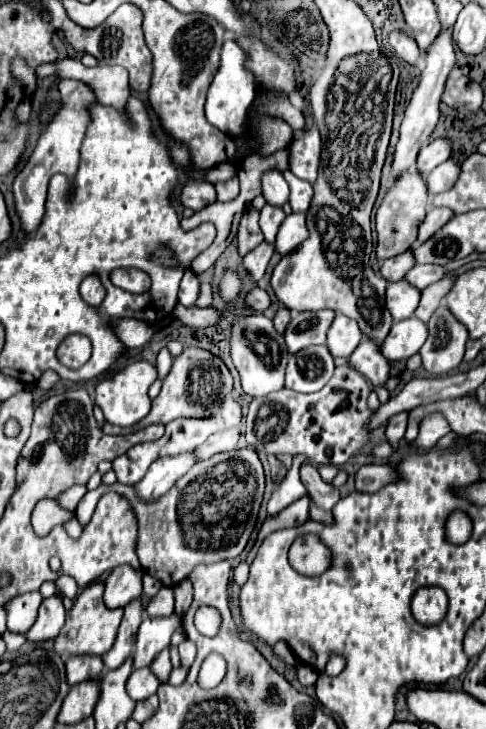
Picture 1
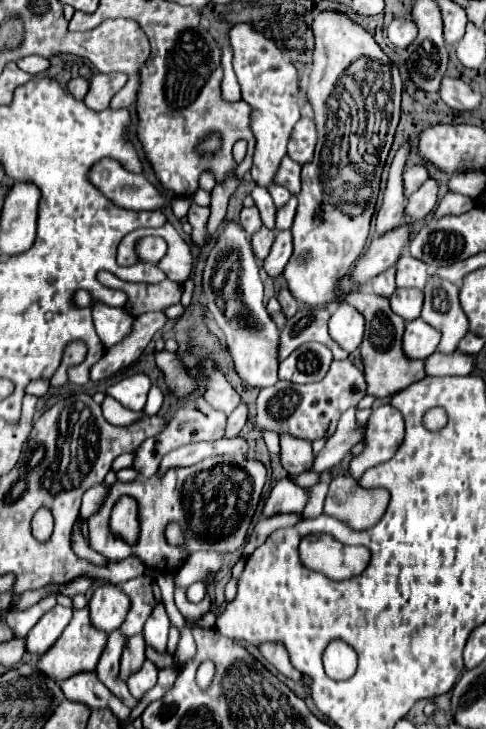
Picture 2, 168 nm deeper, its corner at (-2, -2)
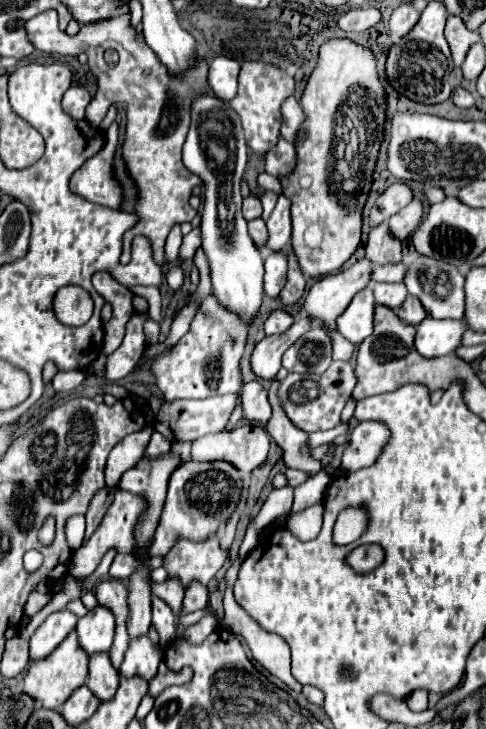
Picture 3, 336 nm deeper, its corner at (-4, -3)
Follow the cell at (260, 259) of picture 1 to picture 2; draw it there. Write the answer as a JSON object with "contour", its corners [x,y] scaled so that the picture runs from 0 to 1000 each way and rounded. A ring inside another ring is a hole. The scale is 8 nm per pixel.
{"contour":[[[539,311],[531,320],[519,322],[519,342],[523,342],[523,350],[543,358],[543,353],[551,353],[556,347],[556,339],[564,333],[564,317]]]}

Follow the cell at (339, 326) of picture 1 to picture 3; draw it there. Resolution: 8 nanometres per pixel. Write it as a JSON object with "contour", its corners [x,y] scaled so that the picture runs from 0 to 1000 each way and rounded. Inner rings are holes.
{"contour":[[[761,390],[724,409],[712,428],[695,436],[695,455],[708,464],[716,464],[724,472],[741,472],[749,464],[765,458],[770,422],[774,422],[774,414],[770,414],[765,390]]]}

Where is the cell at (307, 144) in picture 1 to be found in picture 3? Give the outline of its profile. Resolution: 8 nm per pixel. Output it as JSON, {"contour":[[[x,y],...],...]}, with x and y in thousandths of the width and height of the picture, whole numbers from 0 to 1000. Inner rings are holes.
{"contour":[[[597,132],[588,137],[588,143],[580,143],[580,176],[576,184],[593,192],[593,195],[609,195],[609,184],[617,178],[617,170],[626,167],[626,154],[613,143],[613,137],[605,132]]]}

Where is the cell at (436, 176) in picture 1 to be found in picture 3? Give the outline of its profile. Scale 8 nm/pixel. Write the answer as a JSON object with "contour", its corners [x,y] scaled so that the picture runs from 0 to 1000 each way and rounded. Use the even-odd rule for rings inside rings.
{"contour":[[[848,274],[835,285],[827,285],[823,291],[815,291],[798,310],[802,310],[802,321],[815,324],[819,329],[835,329],[852,313],[864,307],[868,302],[868,291],[872,291],[872,277],[868,274]]]}

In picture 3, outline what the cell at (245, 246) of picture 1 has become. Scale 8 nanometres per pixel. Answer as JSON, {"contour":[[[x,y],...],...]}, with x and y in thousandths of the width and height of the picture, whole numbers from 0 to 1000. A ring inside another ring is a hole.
{"contour":[[[514,263],[510,272],[502,272],[498,291],[502,291],[506,302],[523,302],[523,299],[531,299],[539,294],[539,280],[535,280],[535,274],[519,263]]]}

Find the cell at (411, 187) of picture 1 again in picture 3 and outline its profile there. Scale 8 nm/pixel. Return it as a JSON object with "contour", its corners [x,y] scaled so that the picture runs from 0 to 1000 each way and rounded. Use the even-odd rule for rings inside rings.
{"contour":[[[741,357],[724,362],[720,368],[700,370],[695,376],[667,379],[642,395],[621,412],[621,425],[634,436],[667,442],[671,450],[691,453],[691,436],[716,422],[724,409],[753,395],[761,387],[761,357]]]}

